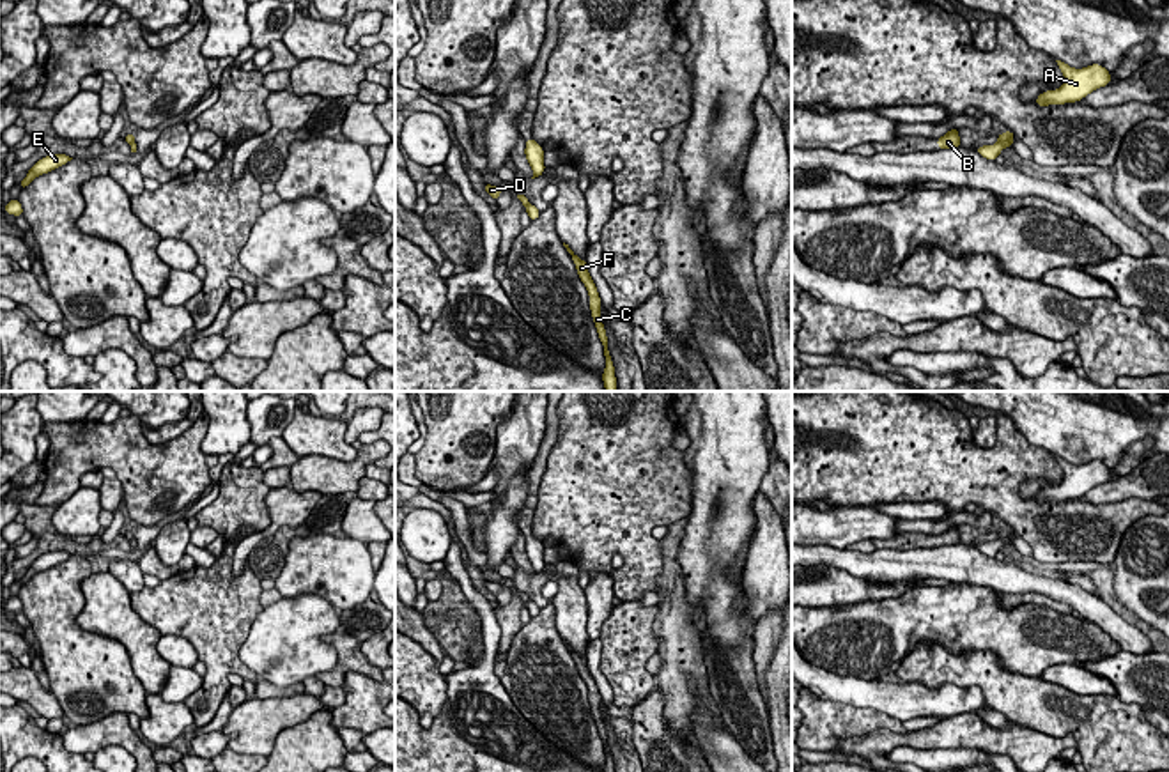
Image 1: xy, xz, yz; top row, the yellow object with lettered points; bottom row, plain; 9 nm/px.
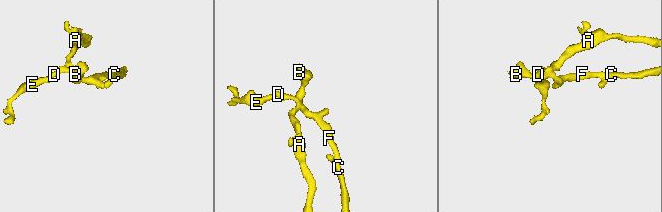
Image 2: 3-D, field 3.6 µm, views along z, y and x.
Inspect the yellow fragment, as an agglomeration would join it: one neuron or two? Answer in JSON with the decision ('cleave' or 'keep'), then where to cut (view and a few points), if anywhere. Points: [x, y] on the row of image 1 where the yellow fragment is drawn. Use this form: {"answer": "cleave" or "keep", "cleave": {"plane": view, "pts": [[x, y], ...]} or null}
{"answer": "cleave", "cleave": {"plane": "yz", "pts": [[1014, 137], [998, 144]]}}

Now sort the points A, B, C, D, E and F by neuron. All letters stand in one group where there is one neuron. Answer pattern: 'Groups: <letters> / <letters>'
Groups: A D E / B C F

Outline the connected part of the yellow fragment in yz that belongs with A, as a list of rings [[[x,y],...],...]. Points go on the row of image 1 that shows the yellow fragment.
[[[1061,60],[1056,62],[1064,76],[1063,87],[1041,92],[1036,97],[1038,106],[1080,101],[1093,90],[1109,85],[1112,80],[1111,73],[1100,64],[1091,64],[1088,67],[1075,69]]]

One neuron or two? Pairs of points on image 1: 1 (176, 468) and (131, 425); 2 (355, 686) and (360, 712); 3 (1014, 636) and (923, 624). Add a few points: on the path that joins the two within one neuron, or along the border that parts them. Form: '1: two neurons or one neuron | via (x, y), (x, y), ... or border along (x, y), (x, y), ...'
1: one neuron | via (162, 468), (133, 440)
2: one neuron | via (360, 693), (360, 705)
3: one neuron | via (990, 627), (982, 624), (946, 624)

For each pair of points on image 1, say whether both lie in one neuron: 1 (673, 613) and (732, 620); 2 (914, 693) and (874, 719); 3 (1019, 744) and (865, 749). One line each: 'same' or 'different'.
1: different
2: different
3: same

